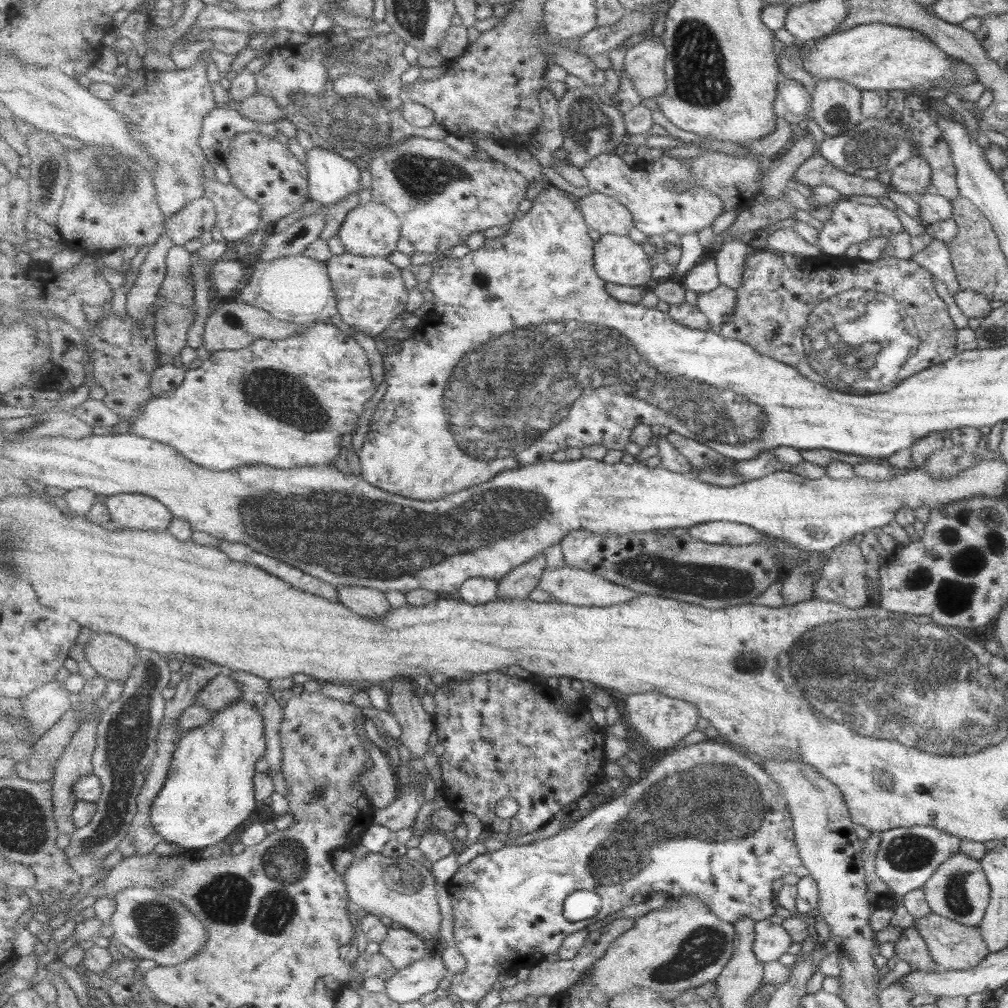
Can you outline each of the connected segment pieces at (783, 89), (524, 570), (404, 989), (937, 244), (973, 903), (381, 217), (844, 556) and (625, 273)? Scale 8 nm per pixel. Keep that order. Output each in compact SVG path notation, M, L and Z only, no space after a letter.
M786 79L777 83L772 109L789 125L797 125L809 116L811 97L805 88L795 80Z
M543 553L512 570L499 580L497 600L529 600L529 592L538 588L547 560Z
M432 954L411 967L396 970L396 974L385 981L385 994L397 1004L421 1000L421 996L434 993L441 980L449 977L443 958Z
M931 239L923 250L914 252L908 260L919 264L923 270L941 280L950 294L954 295L959 290L949 253L943 241Z
M960 852L951 855L934 870L923 883L922 891L931 913L971 927L981 922L990 893L979 861Z
M372 199L349 211L338 235L351 254L388 257L397 250L397 242L402 236L402 221L394 210Z
M853 538L841 542L828 551L821 567L820 577L812 585L813 597L817 600L837 603L849 609L859 609L869 603L865 576L866 560L857 544L858 538Z
M602 235L594 246L595 269L606 282L641 286L653 277L653 268L641 244L628 236Z

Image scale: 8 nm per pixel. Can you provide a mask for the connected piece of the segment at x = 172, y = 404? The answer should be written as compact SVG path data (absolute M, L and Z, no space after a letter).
M315 323L310 327L305 327L301 332L292 334L282 339L257 339L244 349L239 350L218 350L210 355L203 362L193 364L187 369L184 383L178 389L165 393L162 397L153 397L140 408L140 413L132 418L132 432L137 436L150 438L151 440L162 442L163 444L174 446L183 454L183 457L207 466L215 470L233 470L237 466L245 464L269 464L269 466L279 466L279 468L293 468L301 464L334 464L337 462L338 454L341 452L338 442L341 442L343 434L351 434L357 428L357 422L361 414L365 412L365 404L373 398L375 384L371 378L371 364L369 358L350 334L345 334L337 326L329 323Z

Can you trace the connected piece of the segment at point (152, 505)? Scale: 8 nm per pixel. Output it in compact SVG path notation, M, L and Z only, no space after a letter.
M122 493L105 502L120 528L163 532L171 527L174 515L158 499L138 493Z

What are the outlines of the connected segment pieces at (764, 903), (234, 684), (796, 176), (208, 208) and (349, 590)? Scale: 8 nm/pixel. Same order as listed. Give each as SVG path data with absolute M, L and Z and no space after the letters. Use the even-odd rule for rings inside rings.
M705 740L691 744L691 746L685 746L677 751L673 750L666 757L662 756L658 763L649 767L639 782L630 784L623 795L616 798L609 795L607 802L570 827L559 831L556 835L527 845L504 845L501 849L482 853L481 856L474 858L466 865L461 865L457 874L445 886L451 898L454 916L454 941L466 964L463 973L450 978L452 985L449 991L457 995L460 1000L467 1000L473 1004L481 1002L489 994L489 990L498 983L499 974L511 970L518 971L521 968L532 970L541 961L545 961L547 955L557 955L559 948L563 946L563 940L569 934L579 932L579 930L587 928L589 924L623 910L625 906L633 904L633 898L637 898L637 896L647 898L654 890L667 892L671 898L690 894L693 898L698 898L711 911L711 914L722 919L723 922L731 924L737 922L740 916L748 916L751 920L760 921L773 915L774 899L771 894L773 880L781 878L784 874L794 874L798 878L803 878L808 875L808 870L798 857L798 850L794 843L791 813L788 811L779 785L762 769L759 761L753 762L753 760L745 758L739 750L743 749L729 748L729 744L728 746L709 744ZM587 889L598 892L602 898L602 909L599 914L579 922L567 920L567 917L564 916L564 902L567 897L572 892Z
M217 675L198 694L197 703L203 703L205 708L217 712L230 708L244 697L241 683L238 683L231 675Z
M818 152L806 158L793 173L791 182L797 180L810 188L827 185L834 188L844 197L853 194L872 196L886 196L889 191L897 191L888 184L881 184L877 178L861 178L847 174L831 166Z
M207 197L192 200L175 216L167 219L166 230L175 245L187 244L189 240L209 233L217 222L215 203Z
M339 585L336 586L339 599L349 610L353 610L365 618L374 619L387 616L391 612L391 604L385 592L366 586Z

